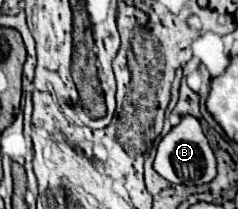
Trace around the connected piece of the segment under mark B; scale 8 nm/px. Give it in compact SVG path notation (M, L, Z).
M184 116L178 126L174 126L160 142L154 170L174 184L206 184L216 176L216 158L202 132L200 122L194 116Z

